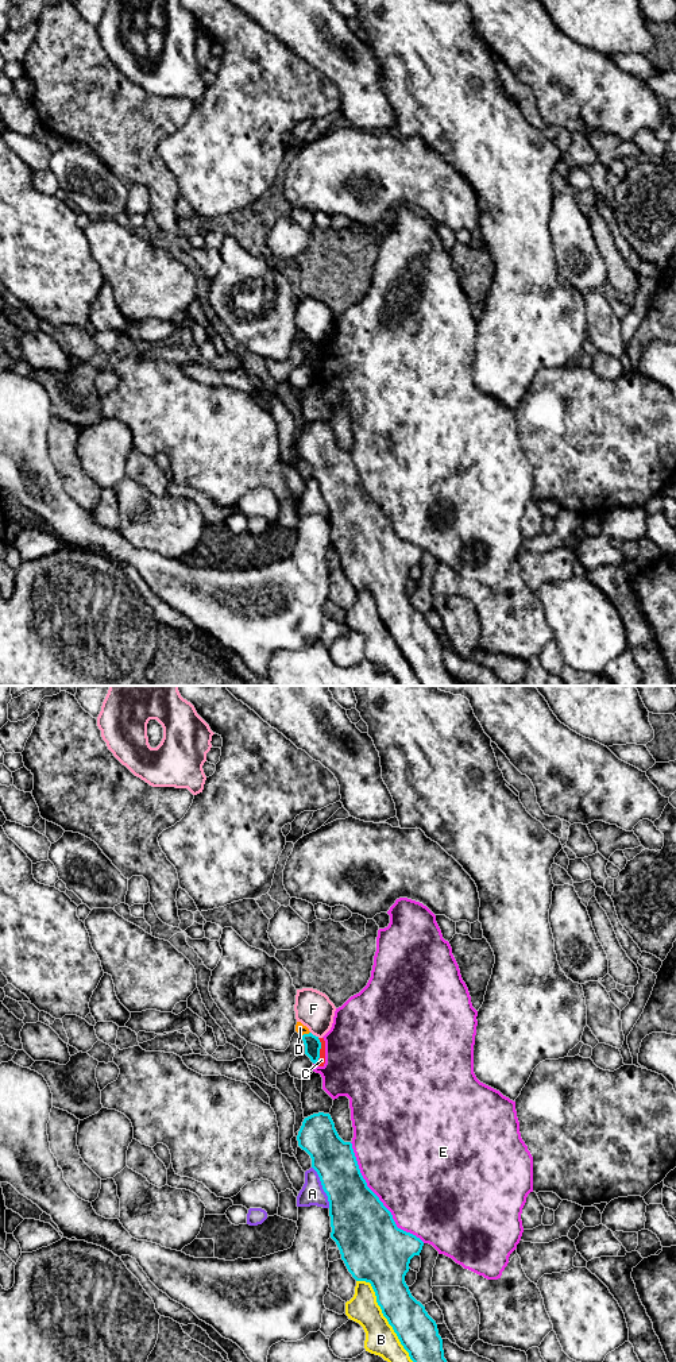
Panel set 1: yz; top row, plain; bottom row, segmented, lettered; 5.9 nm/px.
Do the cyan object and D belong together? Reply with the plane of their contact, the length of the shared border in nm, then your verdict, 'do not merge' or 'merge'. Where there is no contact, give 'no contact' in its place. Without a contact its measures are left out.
yz | 60 nm | do not merge

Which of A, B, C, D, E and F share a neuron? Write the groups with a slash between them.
A / B / C E / D / F

